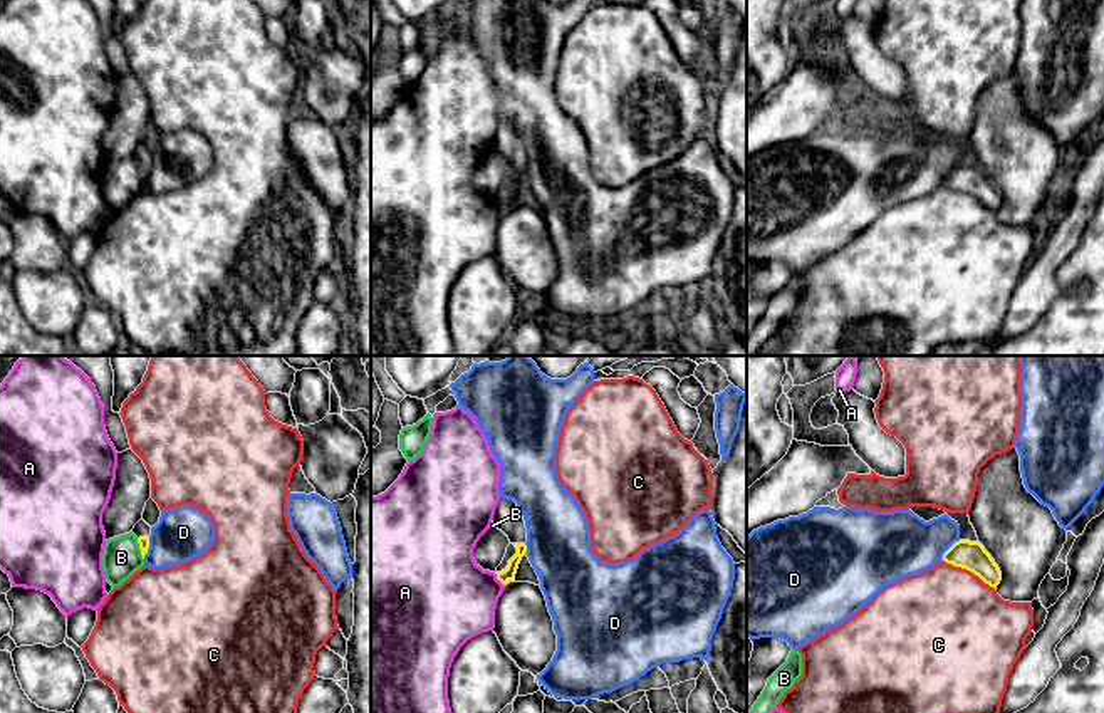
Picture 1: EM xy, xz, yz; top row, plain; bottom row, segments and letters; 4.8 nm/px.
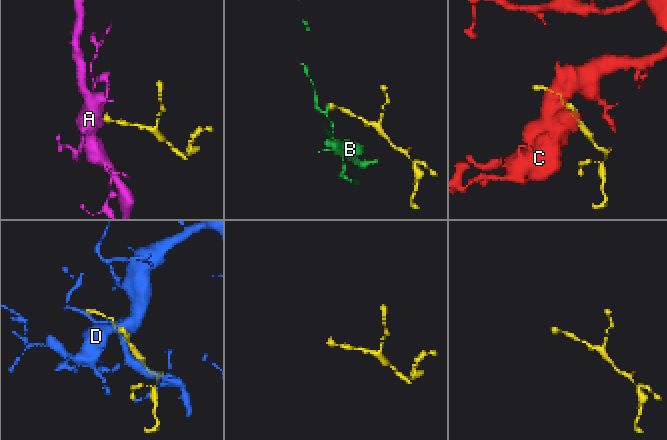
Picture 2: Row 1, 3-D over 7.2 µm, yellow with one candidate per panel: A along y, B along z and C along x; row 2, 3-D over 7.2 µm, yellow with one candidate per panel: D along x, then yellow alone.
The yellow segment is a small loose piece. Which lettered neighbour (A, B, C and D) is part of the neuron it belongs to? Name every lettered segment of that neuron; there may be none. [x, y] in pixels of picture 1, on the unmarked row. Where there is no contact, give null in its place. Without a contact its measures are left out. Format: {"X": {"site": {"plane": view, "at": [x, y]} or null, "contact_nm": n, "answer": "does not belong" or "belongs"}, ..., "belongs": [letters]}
{"A": {"site": {"plane": "xz", "at": [497, 202]}, "contact_nm": 90, "answer": "does not belong"}, "B": {"site": {"plane": "xy", "at": [141, 173]}, "contact_nm": 110, "answer": "does not belong"}, "C": {"site": {"plane": "yz", "at": [968, 193]}, "contact_nm": 300, "answer": "does not belong"}, "D": {"site": {"plane": "yz", "at": [948, 173]}, "contact_nm": 140, "answer": "does not belong"}, "belongs": []}

